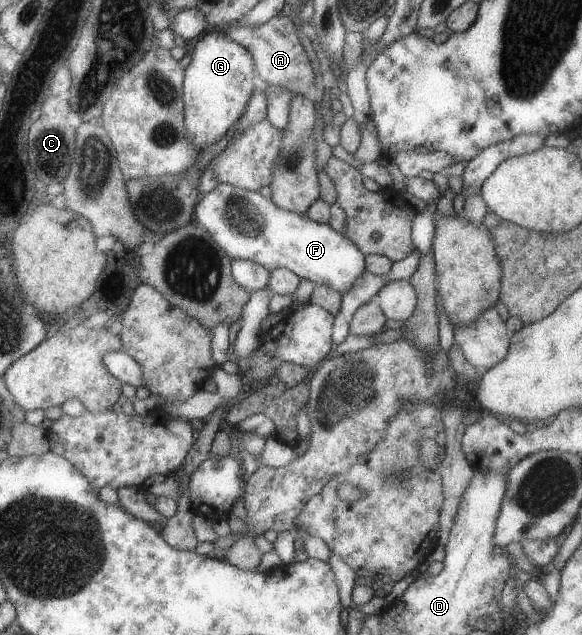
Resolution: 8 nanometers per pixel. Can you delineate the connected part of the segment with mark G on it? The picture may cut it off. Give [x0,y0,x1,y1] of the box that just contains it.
[182,29,255,154]

